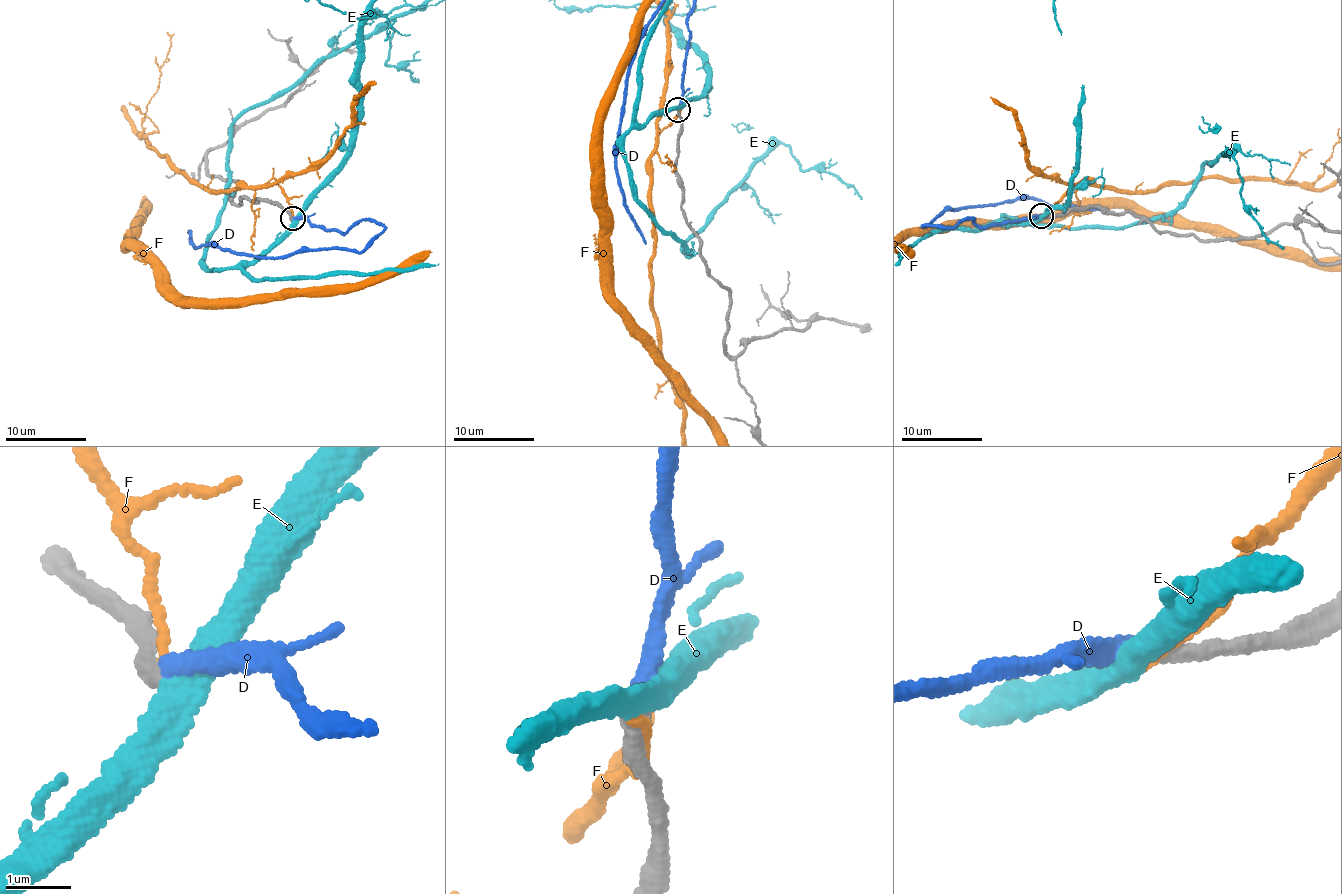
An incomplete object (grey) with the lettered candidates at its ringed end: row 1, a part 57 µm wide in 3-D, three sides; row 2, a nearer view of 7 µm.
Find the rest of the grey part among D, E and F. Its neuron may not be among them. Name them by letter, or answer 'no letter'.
D

